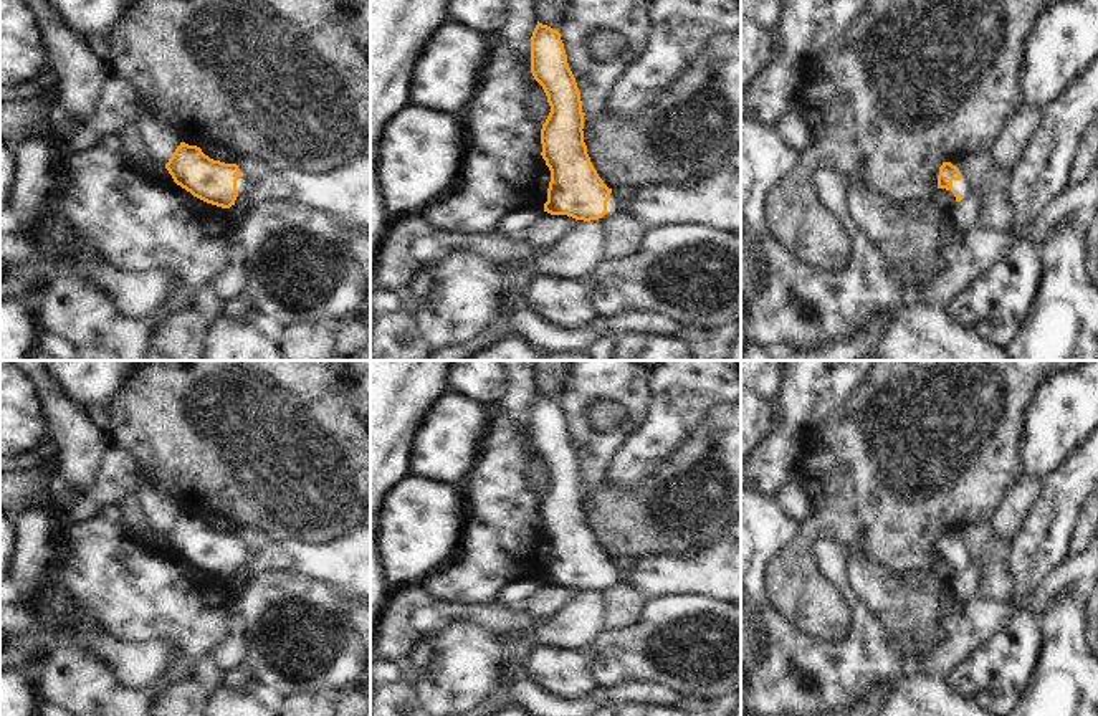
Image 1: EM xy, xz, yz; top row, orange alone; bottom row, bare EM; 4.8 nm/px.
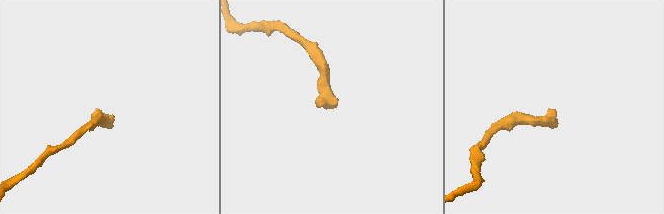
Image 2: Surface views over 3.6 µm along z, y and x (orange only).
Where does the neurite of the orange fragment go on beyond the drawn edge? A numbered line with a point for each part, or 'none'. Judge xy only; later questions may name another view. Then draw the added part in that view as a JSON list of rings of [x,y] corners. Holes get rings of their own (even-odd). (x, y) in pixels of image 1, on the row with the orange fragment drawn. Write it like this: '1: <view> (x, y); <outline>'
1: xy (344, 192); [[[370,134],[362,154],[341,169],[324,175],[288,170],[258,182],[240,175],[236,192],[250,208],[268,200],[299,203],[332,213],[352,232],[370,236]]]

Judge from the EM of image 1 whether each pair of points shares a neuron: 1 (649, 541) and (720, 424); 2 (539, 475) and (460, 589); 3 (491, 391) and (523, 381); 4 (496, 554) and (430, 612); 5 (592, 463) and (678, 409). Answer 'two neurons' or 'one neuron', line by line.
1: one neuron
2: two neurons
3: two neurons
4: two neurons
5: two neurons

